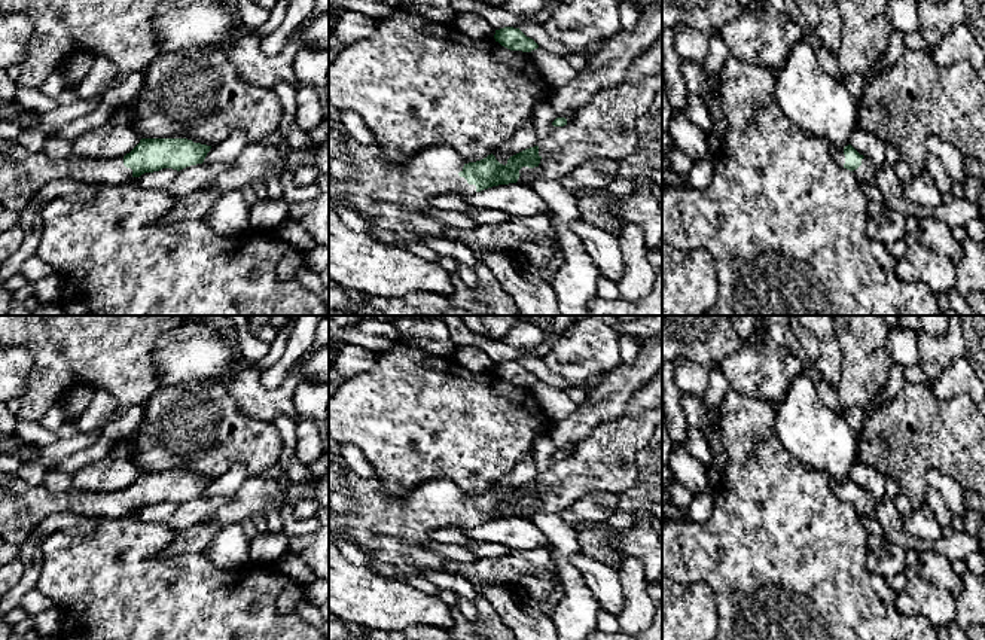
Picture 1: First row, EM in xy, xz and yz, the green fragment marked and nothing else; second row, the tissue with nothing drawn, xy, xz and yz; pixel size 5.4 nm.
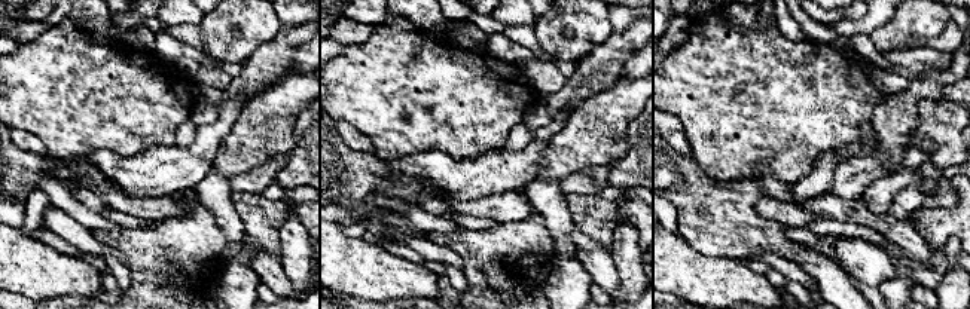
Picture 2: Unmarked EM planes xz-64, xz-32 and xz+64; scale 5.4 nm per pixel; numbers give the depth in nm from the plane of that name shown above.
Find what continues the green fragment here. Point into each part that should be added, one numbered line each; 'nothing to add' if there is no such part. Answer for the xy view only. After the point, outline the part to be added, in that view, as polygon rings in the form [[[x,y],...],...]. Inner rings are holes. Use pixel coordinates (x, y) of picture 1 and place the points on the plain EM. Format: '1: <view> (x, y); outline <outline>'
1: xy (23, 506); outline [[[0,470],[0,536],[10,545],[21,545],[42,521],[58,513],[92,521],[100,516],[121,518],[131,511],[132,503],[123,499],[123,491],[54,493]]]

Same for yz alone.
1: yz (836, 487); outline [[[832,479],[830,481],[830,490],[836,499],[844,502],[844,497],[845,497],[844,482]]]

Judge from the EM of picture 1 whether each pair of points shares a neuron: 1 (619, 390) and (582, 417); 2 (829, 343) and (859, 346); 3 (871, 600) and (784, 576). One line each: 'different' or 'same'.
1: same
2: different
3: same

